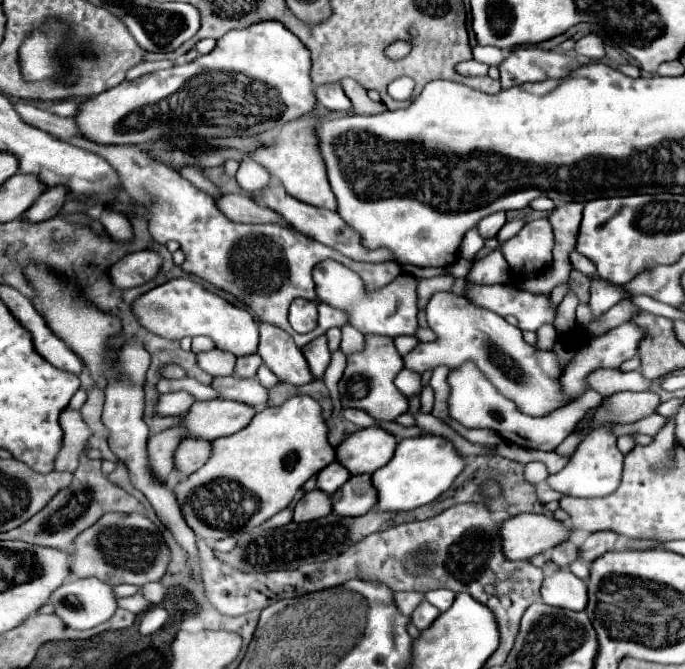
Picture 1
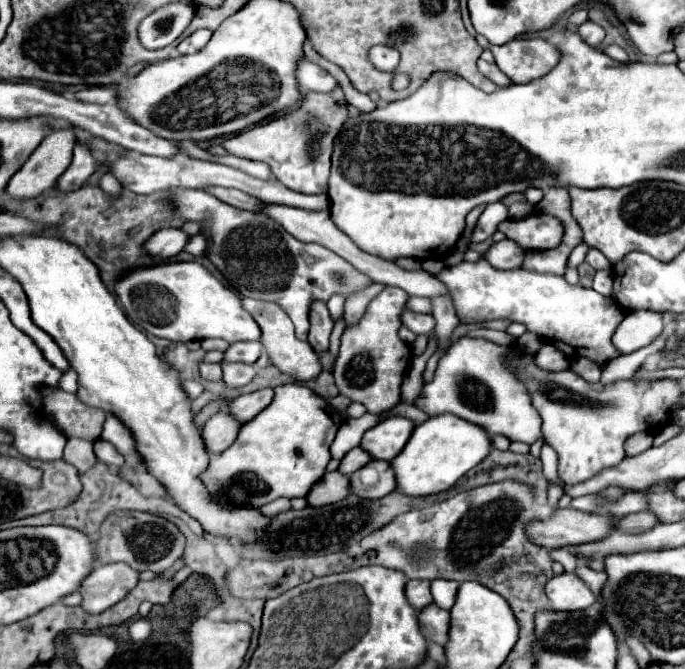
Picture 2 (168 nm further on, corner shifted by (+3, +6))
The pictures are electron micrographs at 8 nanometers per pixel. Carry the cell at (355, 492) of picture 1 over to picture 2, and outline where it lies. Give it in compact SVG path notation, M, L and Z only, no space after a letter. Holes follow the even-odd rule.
M370 461L366 467L350 475L350 493L362 495L362 499L380 499L394 491L394 473L388 461Z

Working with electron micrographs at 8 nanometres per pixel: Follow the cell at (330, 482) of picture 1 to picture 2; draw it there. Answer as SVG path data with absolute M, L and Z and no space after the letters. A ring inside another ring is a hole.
M354 447L352 451L348 451L344 455L344 459L340 461L338 471L342 471L342 475L352 475L354 471L358 471L360 467L364 467L370 461L370 455L366 451L362 451L360 447Z

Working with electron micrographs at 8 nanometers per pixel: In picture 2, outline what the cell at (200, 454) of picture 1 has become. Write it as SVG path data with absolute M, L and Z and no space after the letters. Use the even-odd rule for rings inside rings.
M226 411L216 413L202 429L200 435L204 439L204 447L210 455L222 453L230 443L236 439L236 433L240 429L240 423L236 419L230 419Z

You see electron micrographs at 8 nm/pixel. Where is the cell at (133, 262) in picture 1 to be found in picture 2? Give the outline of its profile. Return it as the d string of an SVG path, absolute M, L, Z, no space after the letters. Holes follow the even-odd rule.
M162 229L158 233L154 233L146 243L144 243L144 253L150 257L162 257L162 259L170 259L174 255L178 255L182 251L182 247L186 245L188 235L182 233L180 229Z

